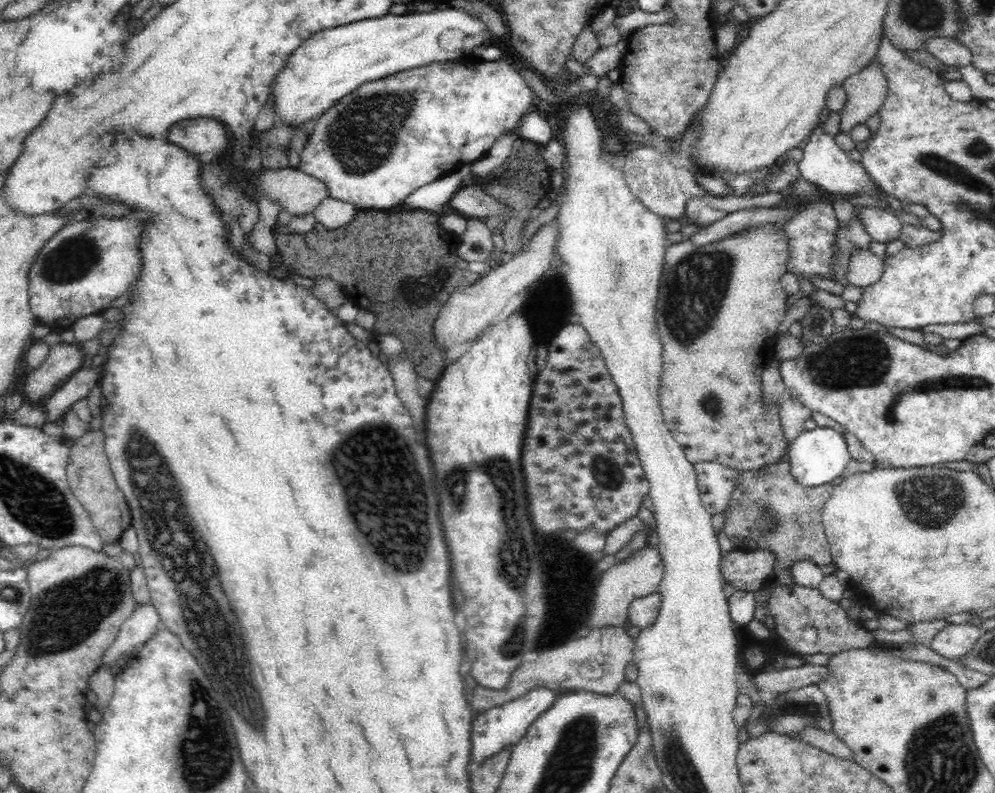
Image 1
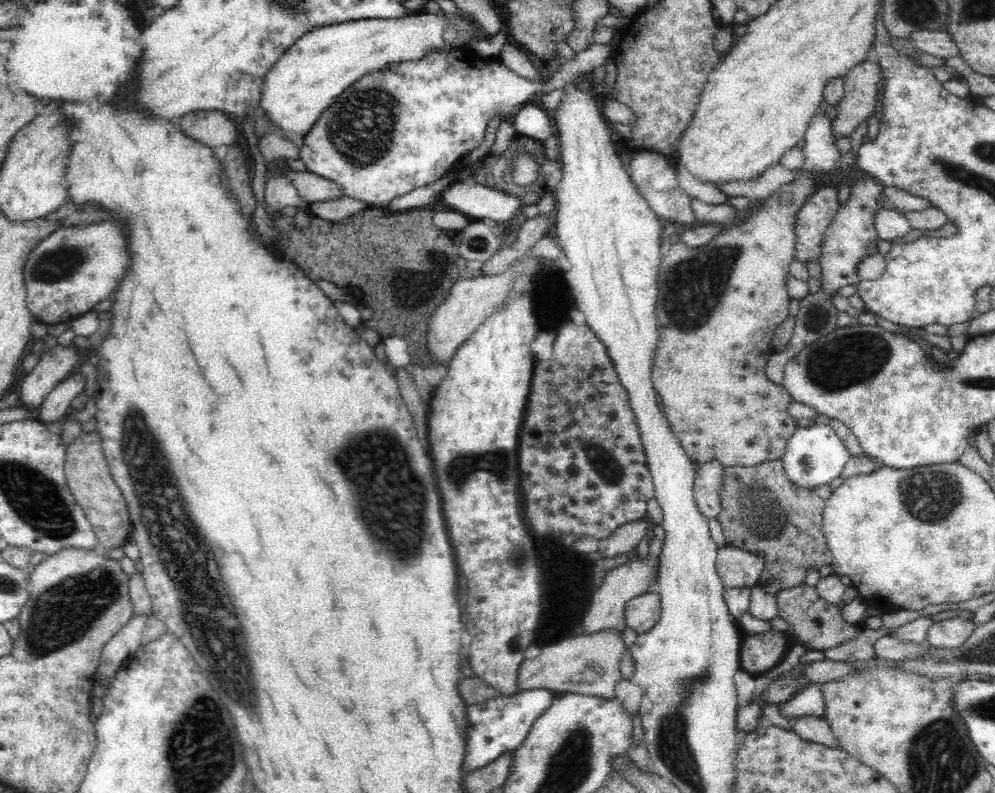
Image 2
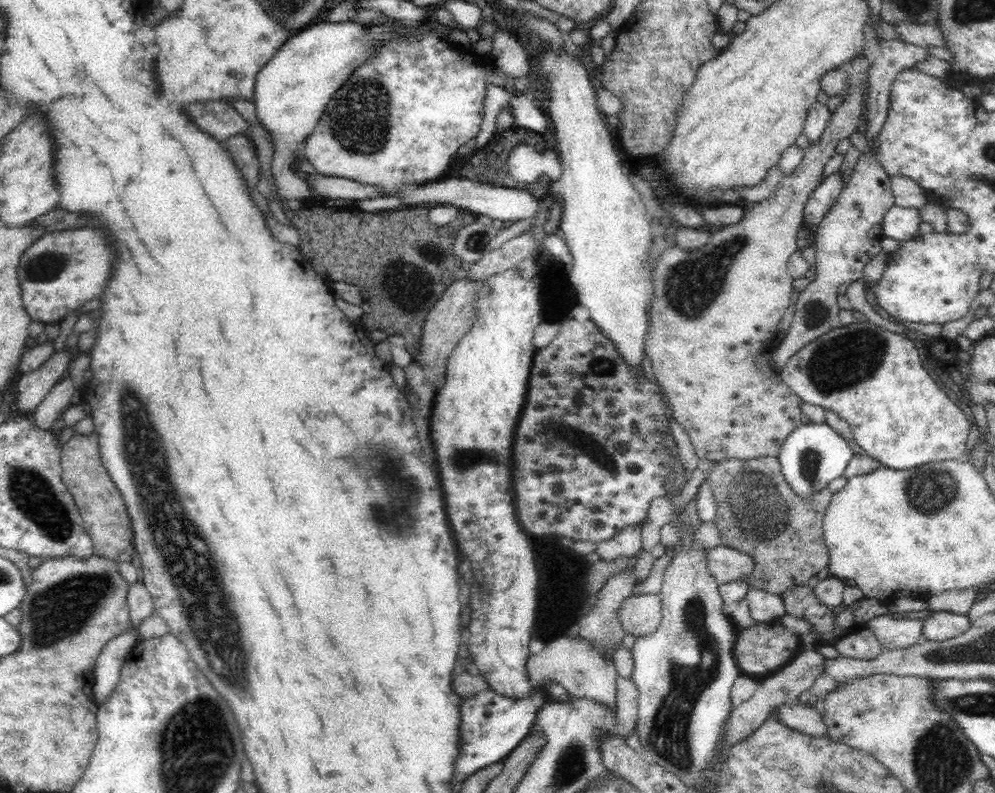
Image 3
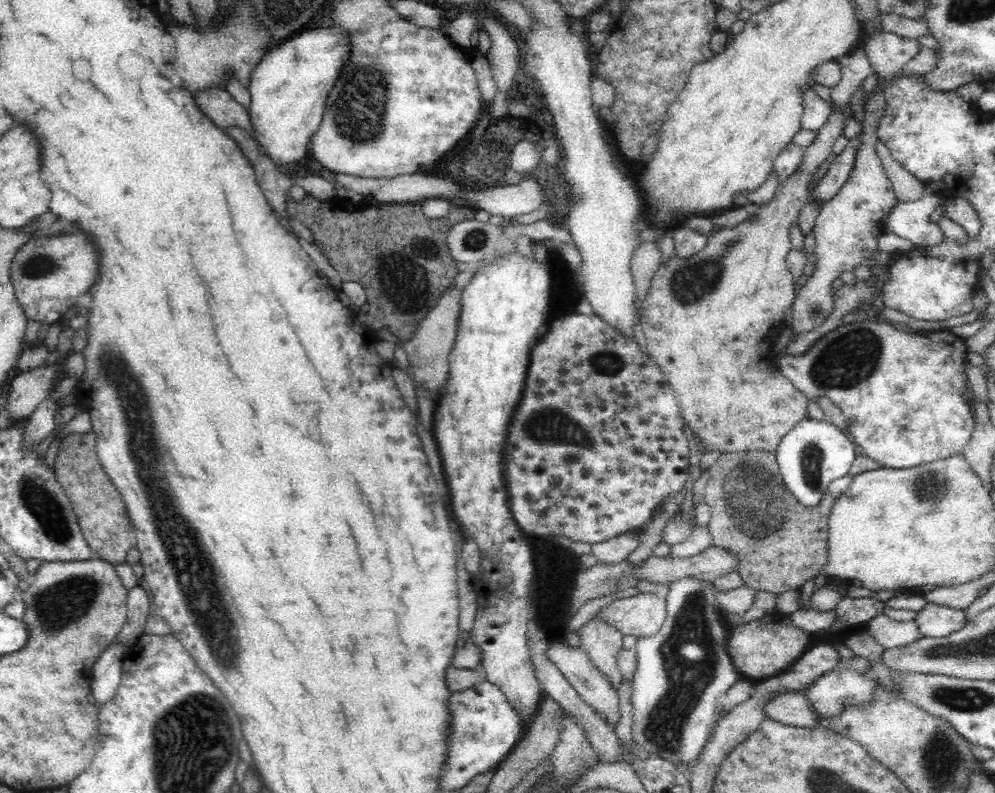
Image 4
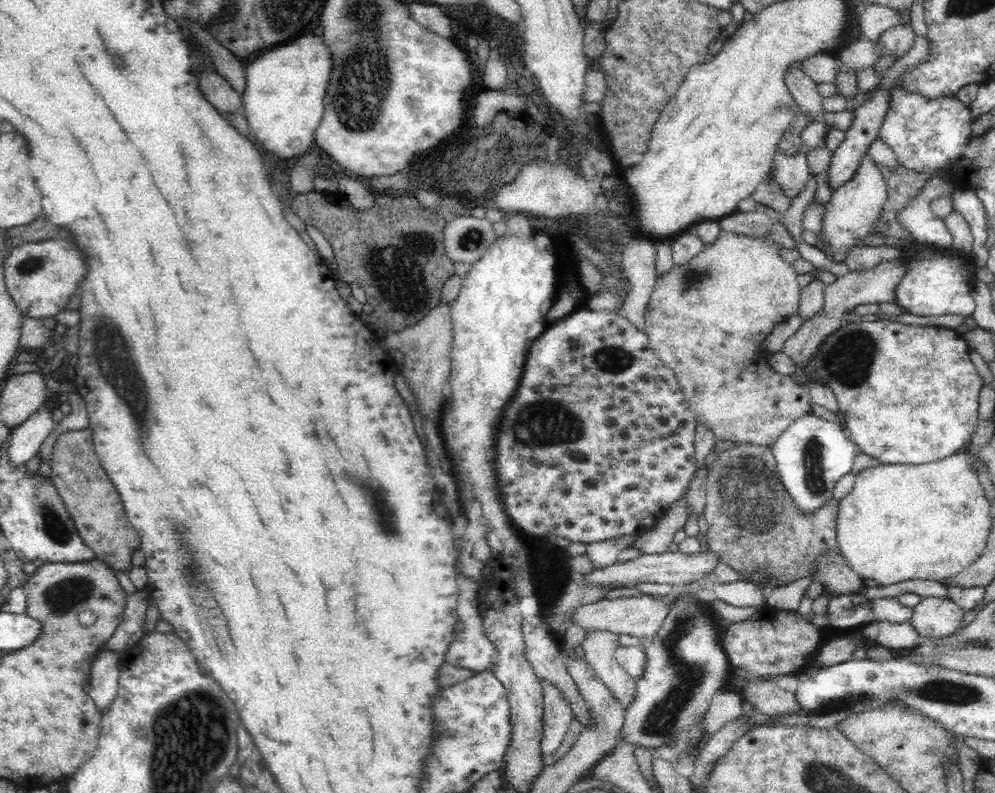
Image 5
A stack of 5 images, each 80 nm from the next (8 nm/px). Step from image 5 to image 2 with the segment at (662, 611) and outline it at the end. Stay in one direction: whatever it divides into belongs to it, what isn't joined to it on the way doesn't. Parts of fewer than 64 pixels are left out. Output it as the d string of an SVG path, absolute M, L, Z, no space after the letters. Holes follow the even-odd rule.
M657 592L635 597L626 603L625 621L637 634L648 632L660 618L661 599Z

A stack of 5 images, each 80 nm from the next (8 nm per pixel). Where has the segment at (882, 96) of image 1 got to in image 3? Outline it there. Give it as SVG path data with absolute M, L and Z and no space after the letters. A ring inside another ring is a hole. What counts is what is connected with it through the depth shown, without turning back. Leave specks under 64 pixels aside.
M865 34L862 47L863 52L860 57L856 57L851 62L852 71L845 74L846 92L844 98L841 100L841 104L837 107L836 112L831 114L830 122L828 122L828 126L824 129L821 141L804 149L805 156L798 165L798 168L790 175L786 175L777 184L773 195L762 202L753 204L753 206L743 214L740 222L729 227L714 229L711 232L708 244L705 246L698 248L696 251L684 251L677 245L672 245L662 252L662 255L660 255L660 258L655 264L655 269L653 270L655 297L651 301L650 308L647 309L649 324L647 325L647 333L645 336L646 362L649 363L651 374L657 377L658 384L661 384L662 388L665 389L666 399L669 400L670 408L672 409L672 416L688 435L699 461L712 461L712 463L718 464L719 461L724 460L748 461L760 457L777 458L783 441L785 441L786 437L804 420L800 409L798 409L801 403L800 397L795 395L794 392L786 386L785 381L776 375L769 366L771 354L774 348L776 348L776 345L773 343L773 335L777 329L776 326L778 326L778 322L782 320L782 316L784 316L786 309L790 306L790 298L792 298L793 277L790 276L787 262L794 252L800 250L797 246L797 238L799 228L802 225L802 212L814 189L818 188L818 185L823 181L824 176L822 172L824 172L824 166L826 166L828 160L835 155L835 148L839 140L850 138L850 136L858 130L858 122L860 122L862 116L864 116L863 110L867 109L869 68L871 68L872 62L880 56L879 40L880 39L876 36L866 36Z

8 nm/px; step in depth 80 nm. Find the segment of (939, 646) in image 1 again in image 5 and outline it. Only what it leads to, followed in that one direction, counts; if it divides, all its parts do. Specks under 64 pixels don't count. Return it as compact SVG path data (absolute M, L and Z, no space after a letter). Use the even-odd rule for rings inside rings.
M923 598L913 608L911 623L923 639L945 639L960 629L965 610L950 599Z

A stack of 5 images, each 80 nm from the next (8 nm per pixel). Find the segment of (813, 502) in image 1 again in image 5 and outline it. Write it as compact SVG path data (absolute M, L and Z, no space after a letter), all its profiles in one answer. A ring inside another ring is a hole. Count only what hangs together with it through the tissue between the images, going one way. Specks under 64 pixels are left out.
M735 446L718 453L712 469L707 475L703 511L708 522L706 547L738 572L744 582L763 590L790 586L810 576L818 557L836 546L838 501L852 491L852 474L838 479L833 498L814 513L804 513L783 486L771 448Z

